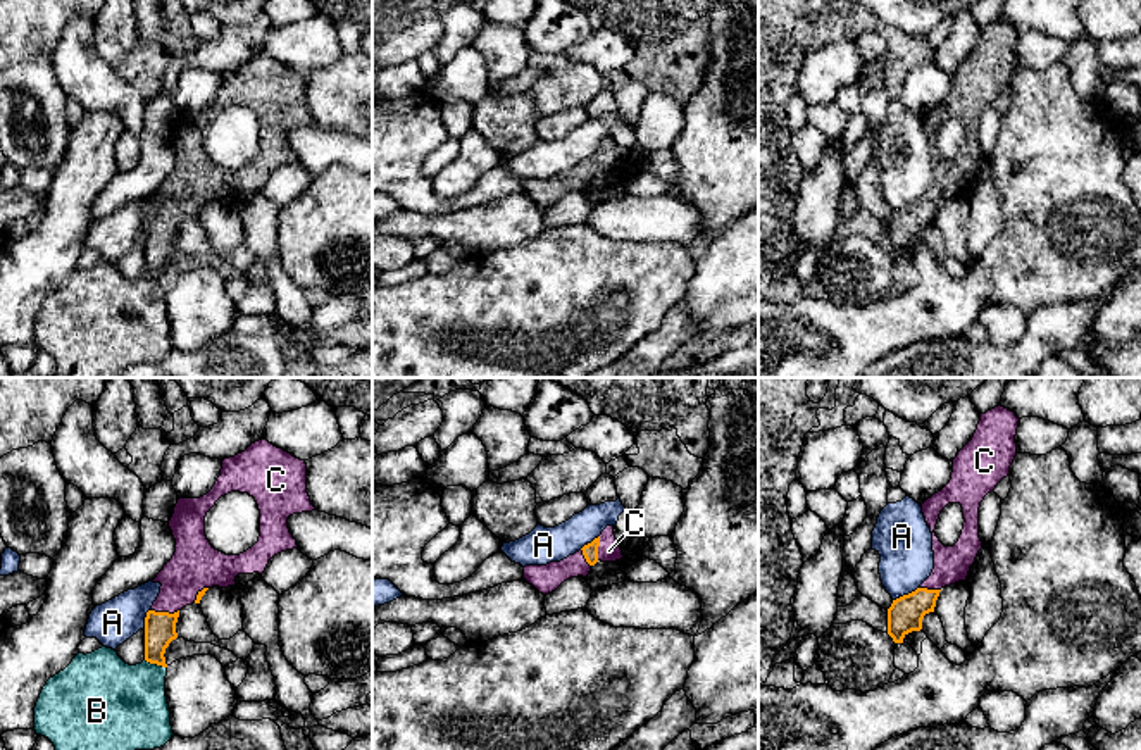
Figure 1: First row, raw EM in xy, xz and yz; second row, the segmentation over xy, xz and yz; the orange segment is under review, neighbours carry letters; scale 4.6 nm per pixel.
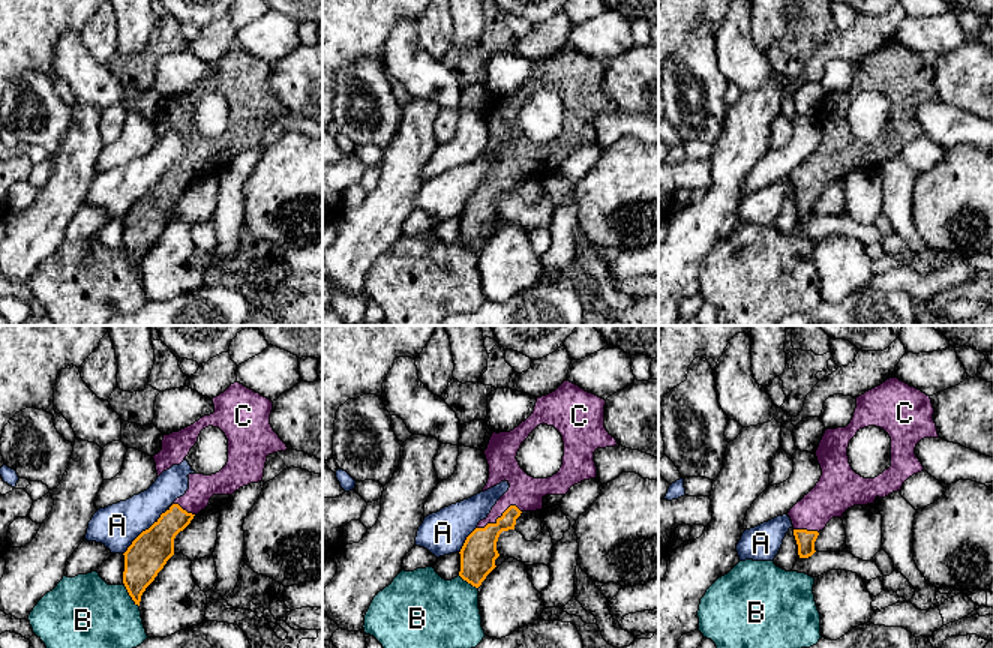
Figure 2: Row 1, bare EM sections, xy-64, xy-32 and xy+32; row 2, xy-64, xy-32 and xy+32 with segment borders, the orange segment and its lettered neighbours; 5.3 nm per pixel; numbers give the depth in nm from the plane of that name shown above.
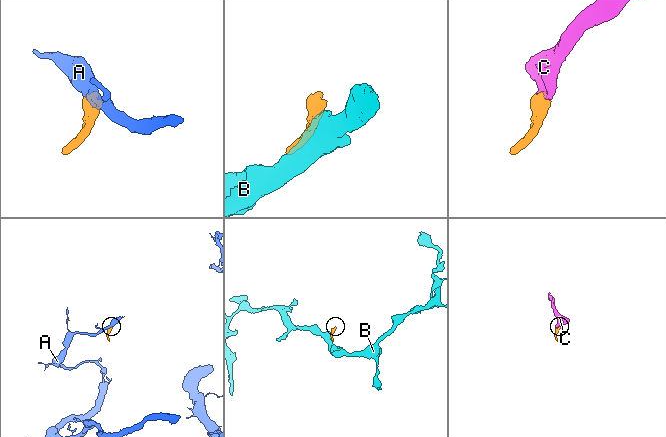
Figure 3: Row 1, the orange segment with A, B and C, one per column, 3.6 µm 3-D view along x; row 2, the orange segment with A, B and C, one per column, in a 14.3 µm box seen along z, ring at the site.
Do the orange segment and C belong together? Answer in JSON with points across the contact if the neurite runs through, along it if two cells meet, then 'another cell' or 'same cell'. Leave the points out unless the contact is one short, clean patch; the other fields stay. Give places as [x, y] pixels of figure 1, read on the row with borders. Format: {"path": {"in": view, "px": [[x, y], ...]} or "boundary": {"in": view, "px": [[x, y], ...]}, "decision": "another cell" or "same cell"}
{"path": {"in": "xy", "px": [[159, 626], [166, 612], [168, 604], [192, 568]]}, "decision": "same cell"}

